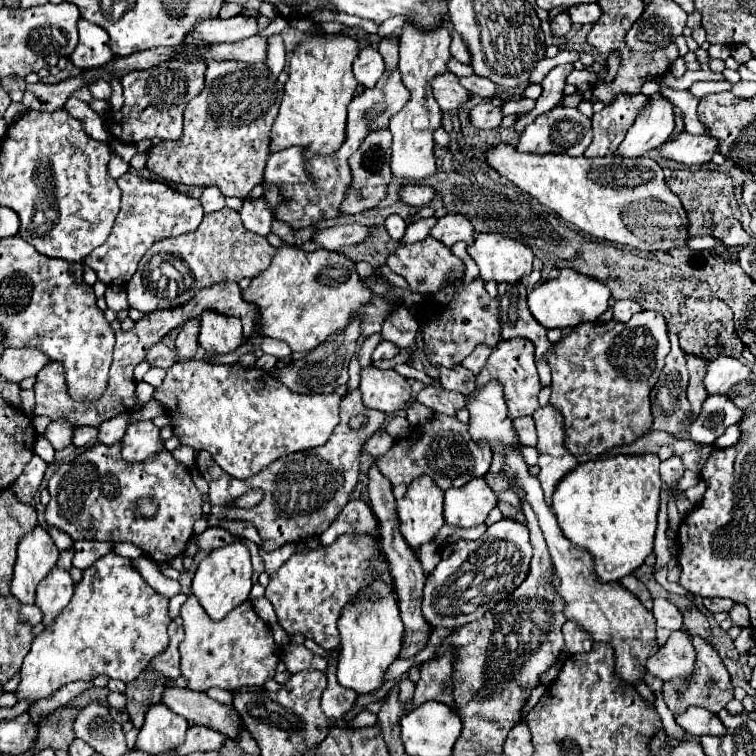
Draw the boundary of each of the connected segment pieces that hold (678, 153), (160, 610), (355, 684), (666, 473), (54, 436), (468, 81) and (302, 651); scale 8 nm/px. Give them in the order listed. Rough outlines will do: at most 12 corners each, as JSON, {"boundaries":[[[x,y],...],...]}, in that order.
{"boundaries":[[[681,132],[661,154],[681,164],[707,164],[717,152],[711,136]],[[105,554],[35,636],[17,702],[169,646],[169,600]],[[363,588],[339,620],[339,684],[371,694],[399,656],[393,588]],[[679,456],[661,462],[661,480],[675,484],[685,472]],[[57,420],[47,426],[43,436],[55,450],[71,444],[73,428]],[[481,76],[459,78],[471,94],[481,98],[501,96],[499,88]],[[293,642],[283,648],[291,674],[299,670],[327,670],[325,658]]]}

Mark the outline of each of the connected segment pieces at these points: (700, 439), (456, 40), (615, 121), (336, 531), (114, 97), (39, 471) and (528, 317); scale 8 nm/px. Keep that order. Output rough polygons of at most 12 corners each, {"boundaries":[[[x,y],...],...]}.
{"boundaries":[[[729,396],[705,398],[689,436],[713,444],[737,424],[739,410]],[[459,32],[451,34],[451,54],[471,64],[471,52]],[[617,94],[593,114],[587,158],[615,154],[645,106],[643,94]],[[361,500],[347,502],[319,536],[333,544],[343,532],[373,534],[377,518]],[[119,78],[109,80],[113,94],[109,104],[113,110],[121,110],[123,104],[123,88]],[[33,456],[9,486],[19,502],[29,504],[41,486],[45,464]],[[521,288],[517,324],[505,324],[503,340],[527,338],[543,360],[551,342],[547,330],[527,308],[527,290]]]}

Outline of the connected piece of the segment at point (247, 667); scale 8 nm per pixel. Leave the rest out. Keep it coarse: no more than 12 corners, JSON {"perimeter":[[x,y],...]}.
{"perimeter":[[249,602],[213,622],[181,606],[187,688],[233,690],[275,676],[281,646]]}

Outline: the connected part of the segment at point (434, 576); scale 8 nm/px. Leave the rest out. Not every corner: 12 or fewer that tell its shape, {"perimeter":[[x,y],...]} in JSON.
{"perimeter":[[503,518],[441,548],[423,616],[459,628],[529,574],[527,526]]}

